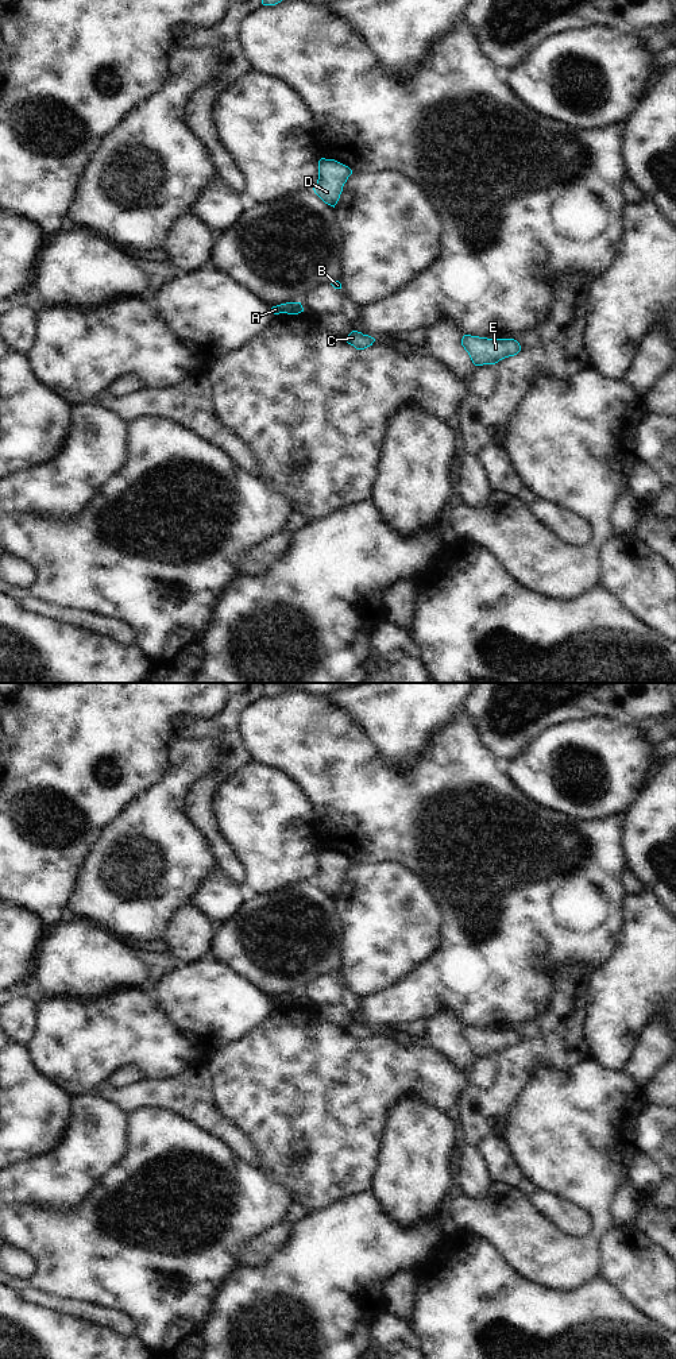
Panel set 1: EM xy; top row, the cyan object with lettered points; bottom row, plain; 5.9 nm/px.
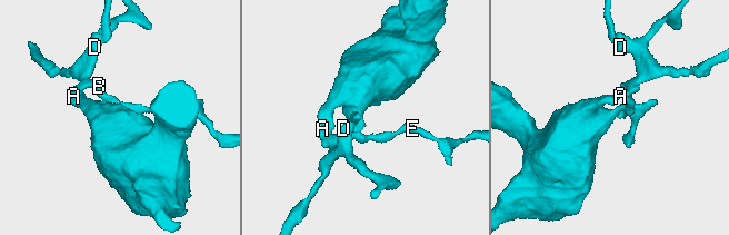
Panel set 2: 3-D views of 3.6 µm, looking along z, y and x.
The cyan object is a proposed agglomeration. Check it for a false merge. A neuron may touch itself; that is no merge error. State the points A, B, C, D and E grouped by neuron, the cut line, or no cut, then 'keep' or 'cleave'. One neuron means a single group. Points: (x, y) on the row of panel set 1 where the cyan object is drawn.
A B D E / C; cut in xy along (298, 302), (288, 313); cleave

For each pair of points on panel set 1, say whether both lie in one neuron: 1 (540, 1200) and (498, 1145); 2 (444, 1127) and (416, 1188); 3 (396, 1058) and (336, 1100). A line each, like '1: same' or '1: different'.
1: same
2: same
3: same

